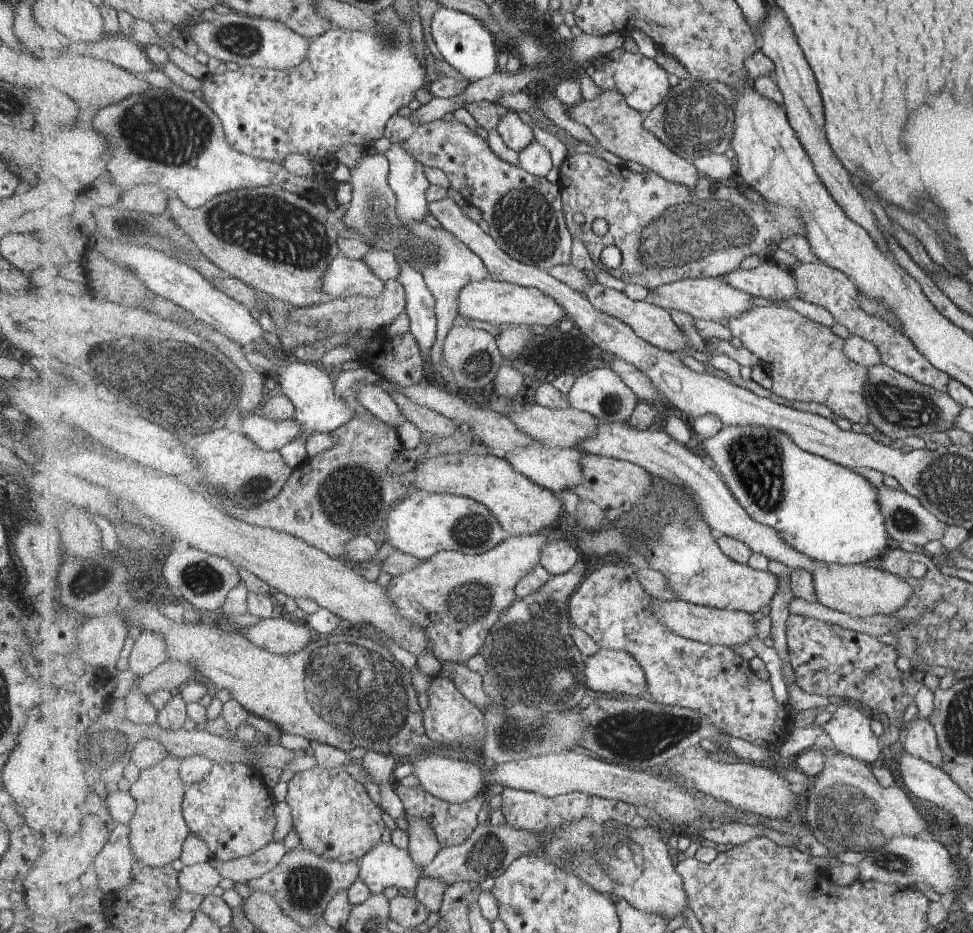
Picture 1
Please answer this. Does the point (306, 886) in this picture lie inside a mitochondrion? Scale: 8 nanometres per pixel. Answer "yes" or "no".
yes

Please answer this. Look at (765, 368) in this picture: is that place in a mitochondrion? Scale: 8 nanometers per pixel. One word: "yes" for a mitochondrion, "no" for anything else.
no

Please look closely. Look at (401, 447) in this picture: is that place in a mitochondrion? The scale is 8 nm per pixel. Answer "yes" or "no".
no

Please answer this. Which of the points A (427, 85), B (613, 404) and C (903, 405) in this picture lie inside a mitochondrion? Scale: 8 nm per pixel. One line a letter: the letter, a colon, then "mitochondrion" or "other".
A: other
B: mitochondrion
C: mitochondrion

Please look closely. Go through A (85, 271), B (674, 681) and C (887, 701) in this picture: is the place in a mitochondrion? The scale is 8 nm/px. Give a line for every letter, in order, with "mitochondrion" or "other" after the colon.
A: other
B: other
C: other

